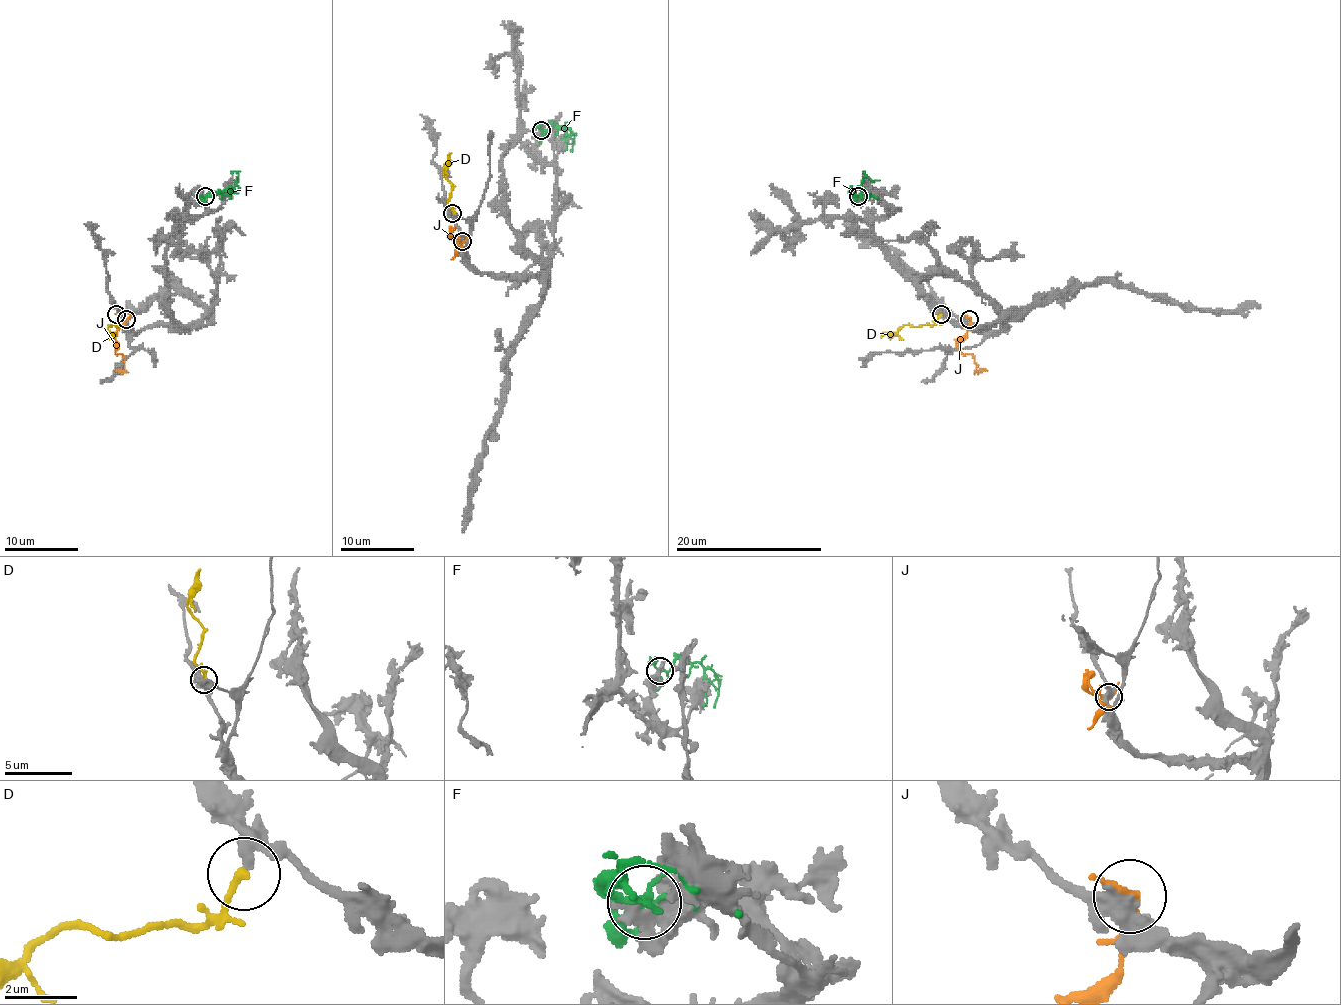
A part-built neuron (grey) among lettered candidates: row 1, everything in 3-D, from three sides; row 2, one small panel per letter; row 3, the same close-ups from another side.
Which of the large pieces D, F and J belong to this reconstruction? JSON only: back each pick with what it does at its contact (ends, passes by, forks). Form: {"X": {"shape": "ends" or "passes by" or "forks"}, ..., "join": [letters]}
{"join": []}

